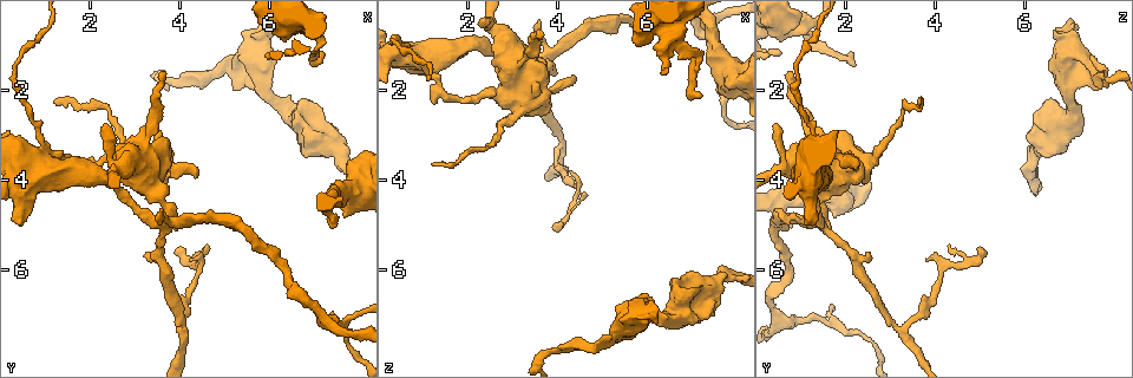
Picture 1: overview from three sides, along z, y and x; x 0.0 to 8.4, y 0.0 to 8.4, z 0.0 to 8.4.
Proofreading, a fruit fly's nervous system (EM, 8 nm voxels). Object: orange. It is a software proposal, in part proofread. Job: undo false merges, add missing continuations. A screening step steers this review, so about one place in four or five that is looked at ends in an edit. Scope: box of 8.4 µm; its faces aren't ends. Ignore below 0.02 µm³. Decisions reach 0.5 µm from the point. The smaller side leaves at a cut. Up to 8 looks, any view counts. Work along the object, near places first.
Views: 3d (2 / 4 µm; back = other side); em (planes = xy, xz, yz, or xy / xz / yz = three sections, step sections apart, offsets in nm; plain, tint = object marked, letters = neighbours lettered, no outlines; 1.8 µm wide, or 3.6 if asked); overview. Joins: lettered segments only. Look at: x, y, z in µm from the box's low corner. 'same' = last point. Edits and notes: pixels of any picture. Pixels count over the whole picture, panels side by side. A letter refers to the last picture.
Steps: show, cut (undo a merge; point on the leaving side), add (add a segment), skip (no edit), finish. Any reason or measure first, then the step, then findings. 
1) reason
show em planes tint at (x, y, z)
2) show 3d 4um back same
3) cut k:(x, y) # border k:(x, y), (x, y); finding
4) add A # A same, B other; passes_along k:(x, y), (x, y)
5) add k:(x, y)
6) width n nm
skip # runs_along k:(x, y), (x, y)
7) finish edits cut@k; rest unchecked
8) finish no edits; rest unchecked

end of a long branch
show 3d 2um at (1.20, 2.20, 3.60)

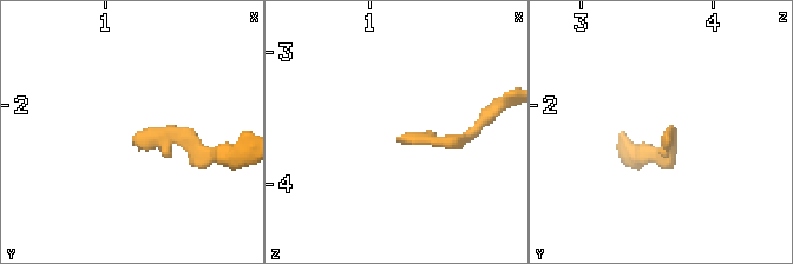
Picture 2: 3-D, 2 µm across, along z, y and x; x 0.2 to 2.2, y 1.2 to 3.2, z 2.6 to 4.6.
show em xz step 16 tint at (1.22, 2.24, 3.62)

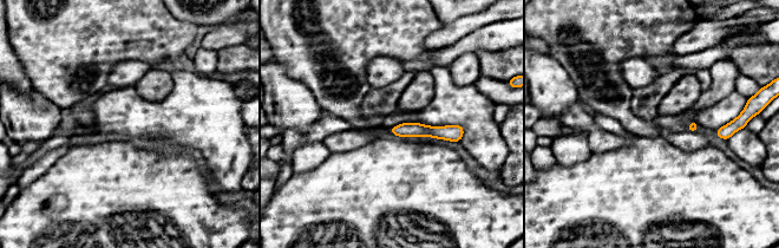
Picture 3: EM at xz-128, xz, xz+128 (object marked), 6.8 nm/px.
show em xz step 16 letters same

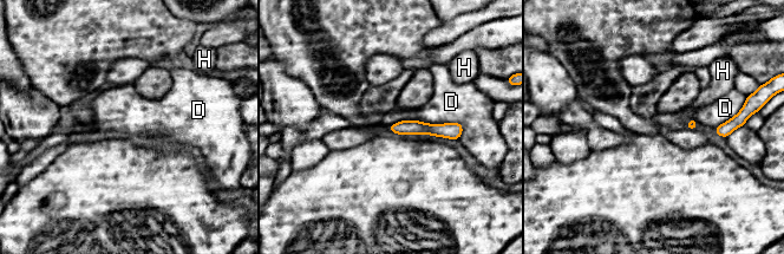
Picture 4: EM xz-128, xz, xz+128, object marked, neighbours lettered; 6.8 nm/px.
skip # D other, H other; runs_along 4:(392, 128), (459, 129); no lettered segment goes on from it

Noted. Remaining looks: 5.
show 3d 2um at (3.95, 5.55, 4.95)

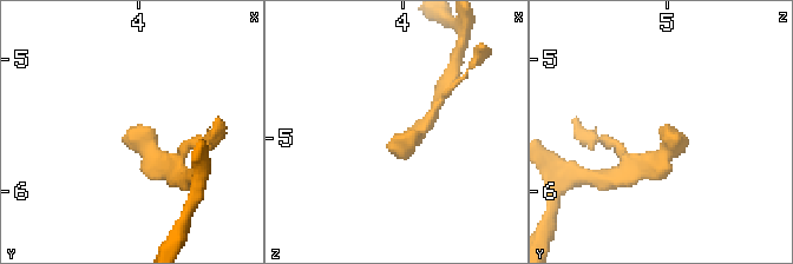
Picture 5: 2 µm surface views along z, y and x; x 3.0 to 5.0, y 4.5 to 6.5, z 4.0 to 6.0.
need the tissue
show em planes tint at (3.90, 5.54, 5.00)

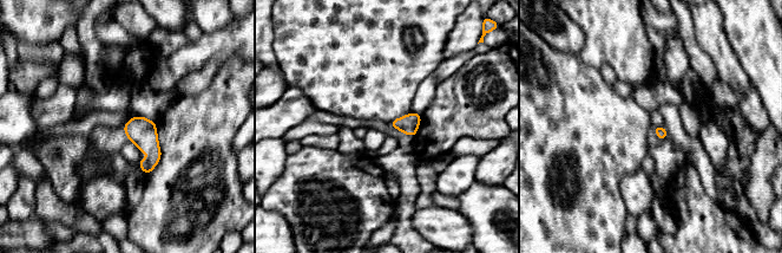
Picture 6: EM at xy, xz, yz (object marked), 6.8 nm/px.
show em planes letters same

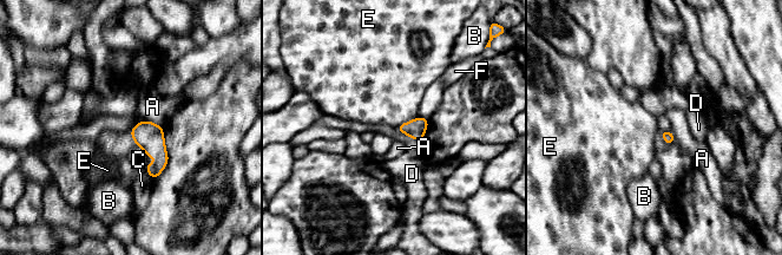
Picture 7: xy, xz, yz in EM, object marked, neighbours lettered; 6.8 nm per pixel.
width 70 nm
skip # A other, B other, C other, D other, E other, F other; border 7:(418, 116), (401, 123), (396, 128); none of them fits

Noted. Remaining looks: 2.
show 3d 2um at (6.70, 0.50, 0.70)

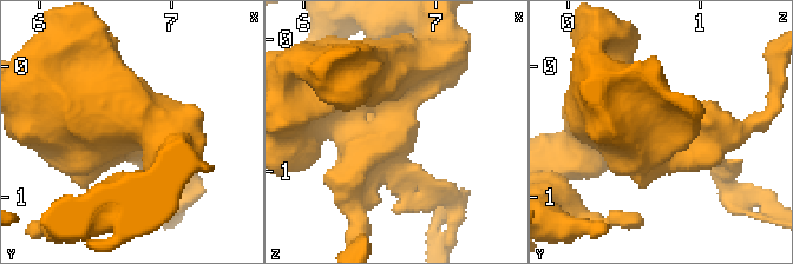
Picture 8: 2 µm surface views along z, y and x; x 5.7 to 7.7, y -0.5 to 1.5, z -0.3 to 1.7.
show em planes letters at (6.68, 0.54, 0.64)

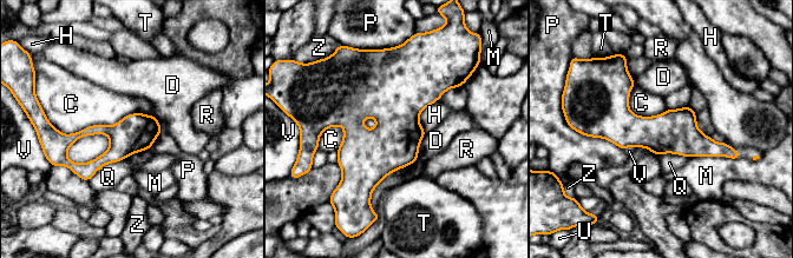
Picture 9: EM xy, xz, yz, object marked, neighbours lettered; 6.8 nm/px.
longest_contact C 700 nm
skip # C other, D other, H other, M other, P other, Q other, R other, T other, U other, V other, Z other; runs_along 9:(590, 125), (679, 133), (728, 152); continuous, no second neuron

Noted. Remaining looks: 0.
finish no edits; rest unchecked

